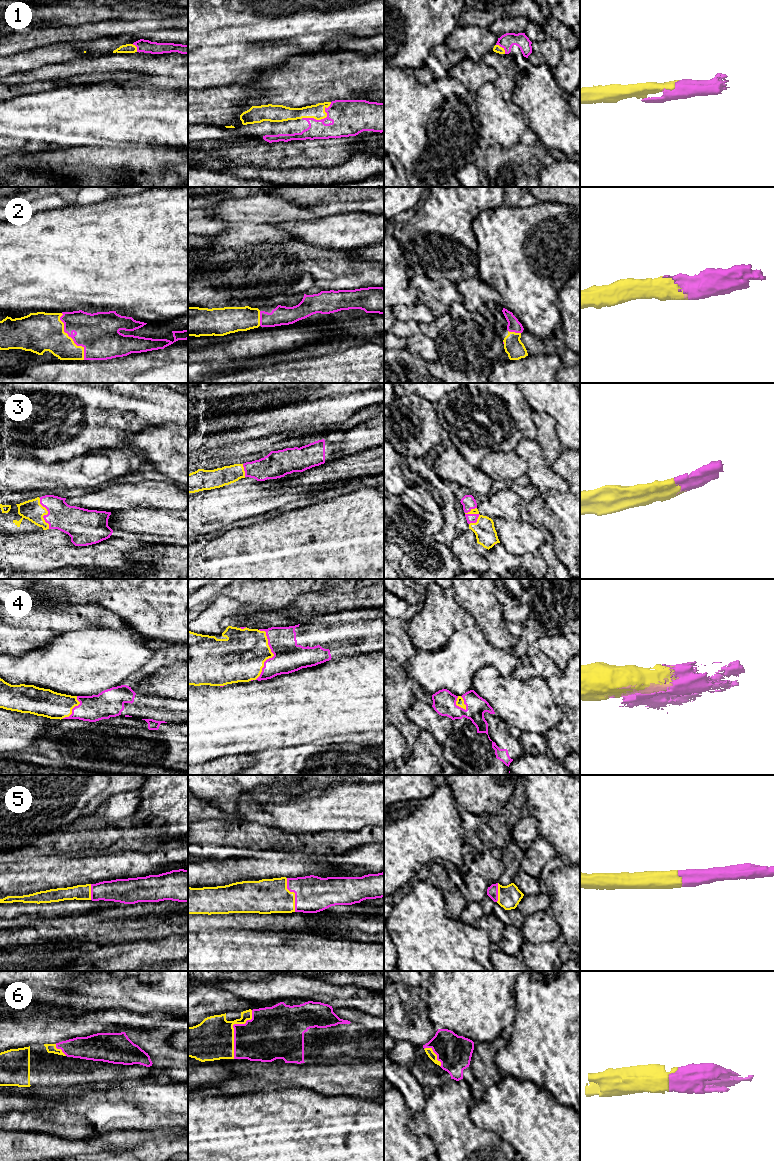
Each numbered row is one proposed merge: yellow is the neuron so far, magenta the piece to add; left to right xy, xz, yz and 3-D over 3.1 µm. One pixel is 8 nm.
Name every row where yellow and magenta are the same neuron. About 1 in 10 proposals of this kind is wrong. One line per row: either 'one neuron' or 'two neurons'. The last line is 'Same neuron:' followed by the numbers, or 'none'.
1: one neuron
2: one neuron
3: one neuron
4: one neuron
5: one neuron
6: one neuron
Same neuron: 1, 2, 3, 4, 5, 6

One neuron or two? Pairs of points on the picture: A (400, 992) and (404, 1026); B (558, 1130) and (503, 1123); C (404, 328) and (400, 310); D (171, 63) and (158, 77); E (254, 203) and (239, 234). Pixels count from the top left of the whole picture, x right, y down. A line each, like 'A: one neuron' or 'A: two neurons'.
A: one neuron
B: one neuron
C: two neurons
D: one neuron
E: two neurons

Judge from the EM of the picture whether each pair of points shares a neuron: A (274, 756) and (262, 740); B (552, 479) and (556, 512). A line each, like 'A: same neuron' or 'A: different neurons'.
A: different neurons
B: different neurons

